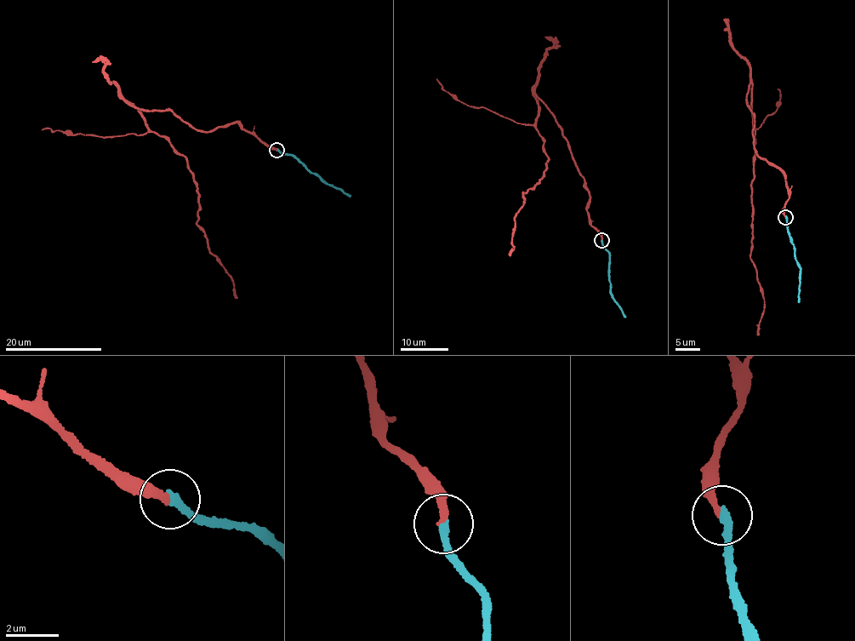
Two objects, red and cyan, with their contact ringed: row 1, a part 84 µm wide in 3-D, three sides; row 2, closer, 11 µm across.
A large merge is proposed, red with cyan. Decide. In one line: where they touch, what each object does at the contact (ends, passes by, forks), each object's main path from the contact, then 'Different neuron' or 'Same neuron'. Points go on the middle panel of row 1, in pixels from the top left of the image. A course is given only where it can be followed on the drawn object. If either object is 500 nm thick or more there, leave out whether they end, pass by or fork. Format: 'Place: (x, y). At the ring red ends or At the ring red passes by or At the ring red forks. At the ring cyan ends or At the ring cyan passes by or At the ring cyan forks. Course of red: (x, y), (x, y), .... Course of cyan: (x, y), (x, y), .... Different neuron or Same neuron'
Place: (601, 240). At the ring red ends. At the ring cyan ends. Course of red: (602, 239), (566, 140), (537, 99), (548, 159), (542, 178), (522, 194), (510, 255). Course of cyan: (602, 240), (610, 259), (607, 274), (611, 290), (624, 317). Same neuron

